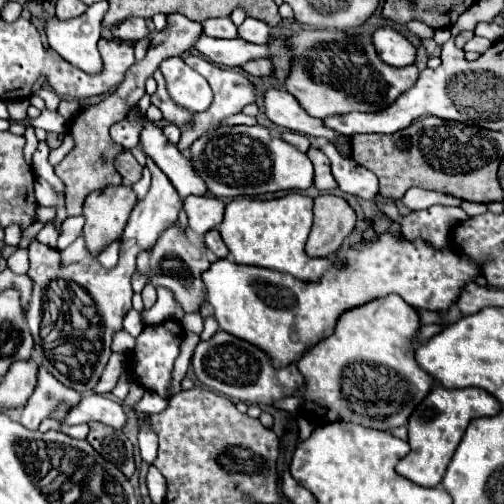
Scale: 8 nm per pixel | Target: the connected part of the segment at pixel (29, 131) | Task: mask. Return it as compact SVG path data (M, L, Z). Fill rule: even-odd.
M28 126L28 128L26 128L24 138L26 138L24 156L26 156L26 160L30 162L30 160L32 160L32 152L34 152L34 150L36 150L36 146L38 146L38 138L36 138L36 134L34 134L34 128L32 128L32 126Z

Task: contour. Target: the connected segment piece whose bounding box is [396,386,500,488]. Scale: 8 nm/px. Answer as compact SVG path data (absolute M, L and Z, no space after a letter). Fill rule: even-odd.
M434 386L428 396L414 408L408 418L408 444L410 452L396 464L396 472L418 486L434 488L442 482L444 472L452 460L452 454L464 436L470 420L480 416L492 416L500 412L498 400L480 388L442 388Z

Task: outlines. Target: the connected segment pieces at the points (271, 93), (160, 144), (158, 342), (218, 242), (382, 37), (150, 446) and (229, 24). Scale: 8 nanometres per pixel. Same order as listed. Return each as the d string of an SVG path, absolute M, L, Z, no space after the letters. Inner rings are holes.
M274 88L268 90L264 96L264 110L274 124L306 136L324 136L344 158L350 158L350 136L344 136L328 128L320 118L310 116L302 106L298 106L298 100L290 92Z
M142 116L140 148L160 166L160 170L170 178L182 198L190 194L206 194L206 184L202 184L202 178L194 174L194 168L190 168L190 160L186 160L178 152L178 148L166 140L162 128L158 128L148 116Z
M166 320L162 324L148 324L144 326L142 334L136 338L136 348L130 354L130 376L134 382L142 384L146 390L160 394L162 398L168 398L168 388L172 382L172 370L174 360L180 354L180 342L182 342L184 330L182 324L176 320Z
M216 228L212 232L206 232L206 246L216 254L216 258L228 256L228 248L226 248L226 244L224 244L224 240Z
M394 28L376 30L372 42L374 42L374 48L384 64L396 66L396 68L414 64L414 56L416 56L414 46Z
M140 426L140 454L142 454L142 460L152 466L154 460L156 460L156 452L158 452L158 438L154 436L154 432L146 426Z
M212 18L202 22L202 26L204 26L204 34L212 38L228 38L228 40L238 38L238 28L230 18Z

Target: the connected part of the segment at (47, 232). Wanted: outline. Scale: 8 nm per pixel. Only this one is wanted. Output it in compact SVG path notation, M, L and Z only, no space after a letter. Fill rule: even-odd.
M48 222L40 232L38 232L38 236L36 236L42 244L46 244L48 248L56 248L56 242L58 242L58 232L56 232L56 228L54 228L54 224L52 222Z

